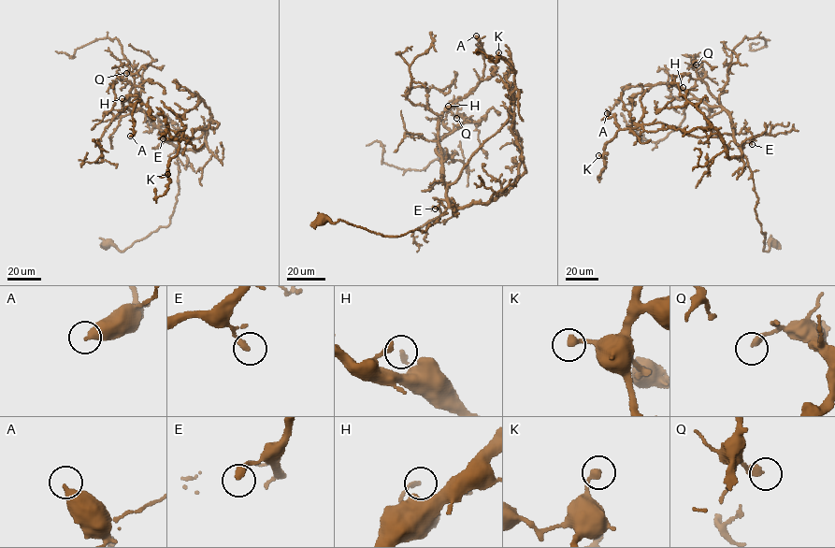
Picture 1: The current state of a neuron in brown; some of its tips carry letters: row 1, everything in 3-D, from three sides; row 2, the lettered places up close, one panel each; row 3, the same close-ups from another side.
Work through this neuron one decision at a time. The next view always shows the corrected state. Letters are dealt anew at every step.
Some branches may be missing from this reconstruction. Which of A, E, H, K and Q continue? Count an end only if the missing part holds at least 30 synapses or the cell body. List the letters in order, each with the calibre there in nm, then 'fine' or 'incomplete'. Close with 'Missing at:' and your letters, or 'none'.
A: 400 nm | fine
E: 260 nm | fine
H: 180 nm | fine
K: 300 nm | fine
Q: 280 nm | fine
Missing at: none

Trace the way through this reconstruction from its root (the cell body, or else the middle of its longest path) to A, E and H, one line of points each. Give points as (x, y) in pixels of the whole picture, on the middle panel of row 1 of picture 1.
A: (321, 219), (396, 237), (439, 221), (450, 205), (438, 123), (482, 79), (484, 53), (476, 36)
E: (321, 219), (396, 237), (424, 231), (449, 207), (442, 199), (435, 209)
H: (321, 219), (396, 237), (424, 231), (439, 221), (450, 205), (438, 132), (448, 106)

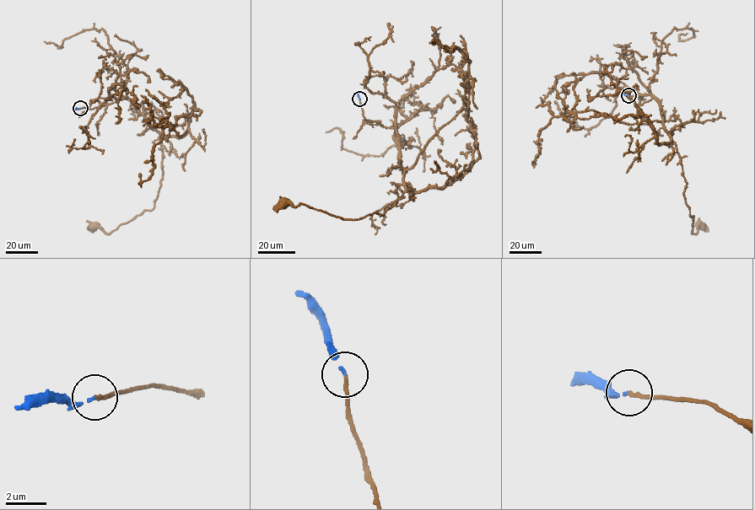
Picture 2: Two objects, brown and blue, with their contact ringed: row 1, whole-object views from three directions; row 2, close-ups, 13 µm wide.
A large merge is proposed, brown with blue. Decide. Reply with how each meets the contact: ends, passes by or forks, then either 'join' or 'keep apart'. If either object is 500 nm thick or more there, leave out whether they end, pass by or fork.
brown ends there; blue ends there; join

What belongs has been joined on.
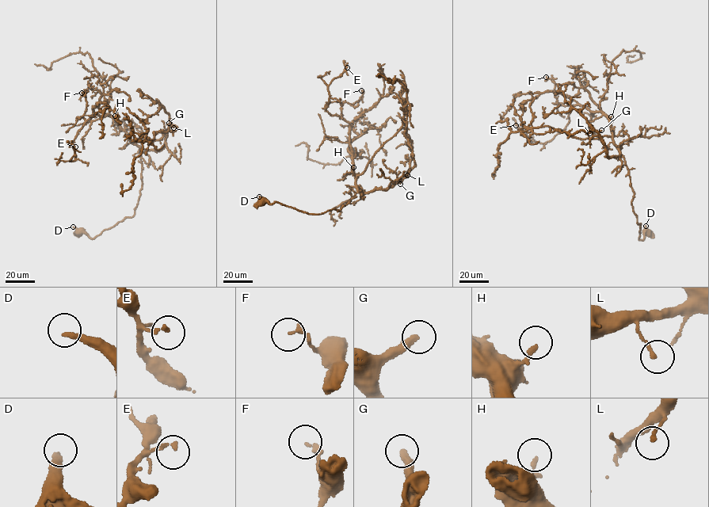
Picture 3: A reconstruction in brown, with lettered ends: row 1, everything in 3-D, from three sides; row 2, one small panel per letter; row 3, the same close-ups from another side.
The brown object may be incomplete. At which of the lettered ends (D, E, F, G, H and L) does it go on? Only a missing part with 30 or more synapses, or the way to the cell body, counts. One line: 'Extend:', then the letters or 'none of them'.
Extend: G

